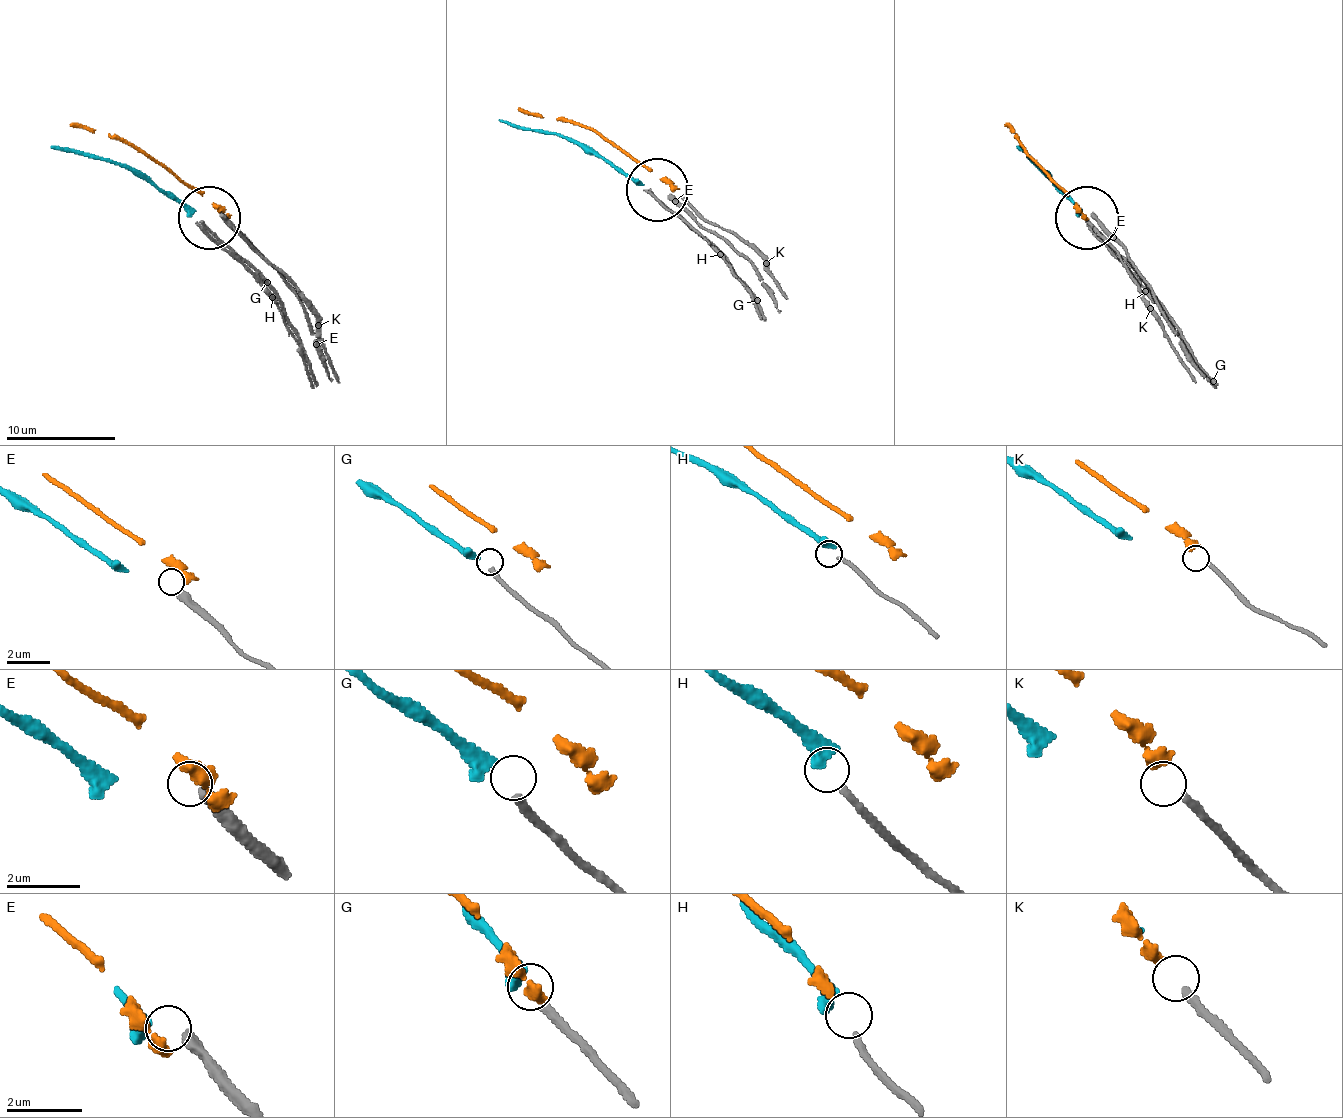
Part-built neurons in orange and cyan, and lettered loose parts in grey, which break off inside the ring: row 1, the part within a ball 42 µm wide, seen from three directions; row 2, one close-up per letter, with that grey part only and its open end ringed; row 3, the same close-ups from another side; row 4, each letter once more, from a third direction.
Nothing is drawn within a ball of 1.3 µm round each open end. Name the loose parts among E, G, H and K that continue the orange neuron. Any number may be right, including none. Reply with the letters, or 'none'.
K

